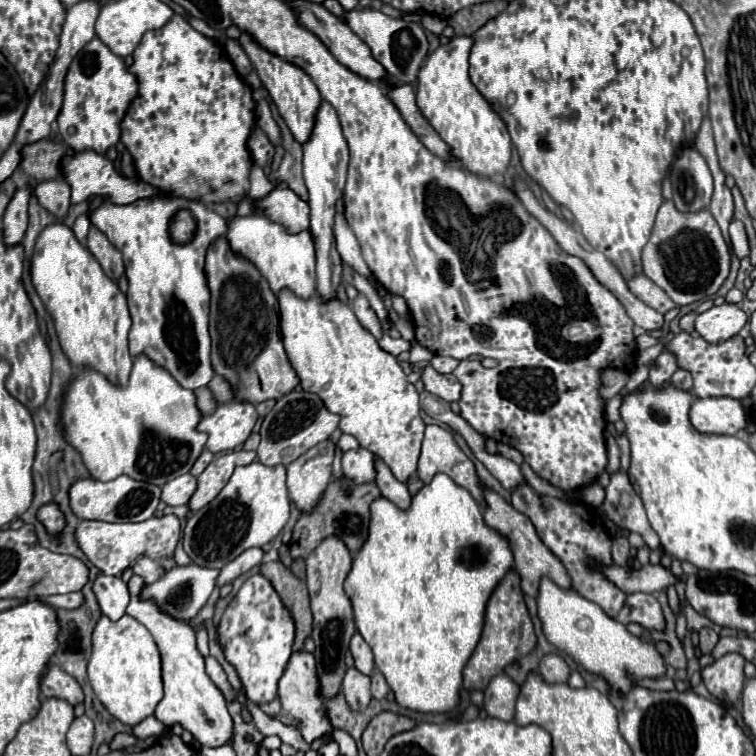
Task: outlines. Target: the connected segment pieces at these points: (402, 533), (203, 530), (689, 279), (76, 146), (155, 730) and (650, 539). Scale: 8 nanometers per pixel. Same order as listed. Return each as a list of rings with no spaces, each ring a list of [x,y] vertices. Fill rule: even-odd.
[[[437,473],[431,479],[431,483],[423,485],[413,495],[409,509],[399,509],[389,499],[377,497],[371,503],[369,511],[371,511],[371,517],[369,517],[369,535],[367,535],[363,547],[357,551],[357,555],[353,559],[353,567],[351,567],[351,571],[349,571],[347,579],[345,579],[345,593],[349,595],[349,599],[353,603],[357,631],[363,635],[363,639],[373,649],[375,665],[385,675],[389,687],[395,691],[395,699],[397,699],[399,705],[409,707],[413,711],[421,711],[421,713],[439,713],[439,711],[453,709],[461,701],[459,699],[459,689],[461,689],[461,681],[463,681],[463,665],[469,661],[469,657],[471,657],[471,653],[473,653],[473,649],[475,649],[475,645],[479,641],[479,633],[483,629],[483,609],[487,605],[487,597],[493,593],[495,585],[503,579],[503,575],[513,565],[513,553],[509,549],[509,541],[505,537],[501,537],[497,531],[493,531],[491,527],[485,525],[479,503],[471,497],[471,493],[467,489],[463,489],[461,485],[457,485],[445,473]]]
[[[255,459],[249,465],[237,467],[233,471],[229,483],[221,489],[221,493],[209,505],[205,505],[203,509],[195,511],[189,517],[189,521],[183,529],[183,549],[195,565],[221,569],[223,565],[227,565],[229,561],[239,557],[245,549],[263,547],[265,543],[275,539],[275,535],[285,527],[285,523],[289,519],[289,509],[291,509],[291,501],[289,501],[289,493],[287,493],[287,485],[285,485],[285,467],[283,465],[267,467]]]
[[[663,201],[651,231],[651,239],[643,247],[643,273],[657,283],[677,305],[689,305],[699,299],[715,297],[717,289],[729,275],[729,249],[721,229],[707,209],[697,213],[681,213],[673,201]]]
[[[97,37],[91,39],[73,59],[69,71],[65,75],[65,93],[63,107],[57,117],[59,133],[67,147],[73,151],[93,149],[97,153],[105,153],[119,141],[119,121],[127,113],[127,107],[135,99],[137,81],[127,71],[123,59],[113,55],[103,41]]]
[[[149,715],[149,717],[145,717],[141,723],[137,723],[135,727],[133,727],[133,733],[137,735],[137,737],[159,737],[161,733],[165,731],[165,725],[161,723],[161,721],[157,721],[153,715]]]
[[[619,471],[611,475],[611,483],[605,489],[605,501],[601,505],[601,513],[609,517],[617,527],[625,527],[629,531],[639,533],[649,549],[659,547],[659,535],[651,529],[643,503],[639,495],[633,491],[633,485],[629,483],[627,473]]]

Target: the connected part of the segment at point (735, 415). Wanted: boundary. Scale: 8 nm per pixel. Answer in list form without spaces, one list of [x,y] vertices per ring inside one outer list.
[[[733,397],[695,399],[689,411],[691,423],[701,433],[737,435],[747,425],[747,415],[741,401]]]

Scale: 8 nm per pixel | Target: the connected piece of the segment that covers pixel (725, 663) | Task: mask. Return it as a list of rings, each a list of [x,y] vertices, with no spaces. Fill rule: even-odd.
[[[727,653],[721,659],[715,659],[709,667],[703,667],[701,677],[709,693],[723,699],[727,705],[735,705],[745,685],[743,665],[745,659],[739,653]]]

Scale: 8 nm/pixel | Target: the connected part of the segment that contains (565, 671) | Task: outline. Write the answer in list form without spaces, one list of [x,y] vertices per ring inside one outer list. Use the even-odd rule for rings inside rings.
[[[551,653],[551,655],[545,655],[539,663],[539,675],[549,681],[549,683],[563,683],[569,679],[569,665],[563,661],[561,655],[557,653]]]

